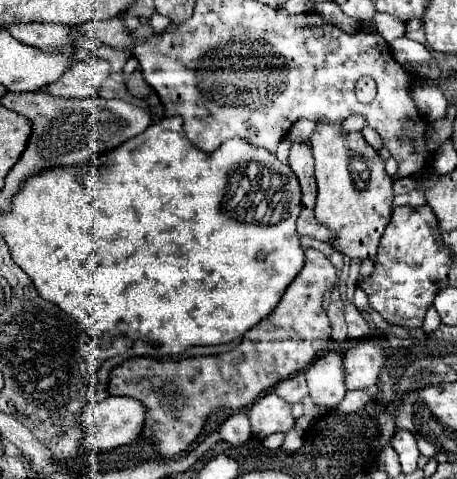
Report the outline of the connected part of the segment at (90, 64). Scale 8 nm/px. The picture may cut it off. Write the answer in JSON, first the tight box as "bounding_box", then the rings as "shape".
{"bounding_box":[43,60,111,98],"shape":[[[87,60],[71,66],[57,82],[43,88],[53,96],[63,98],[91,98],[97,94],[97,86],[111,76],[111,64],[107,60]]]}

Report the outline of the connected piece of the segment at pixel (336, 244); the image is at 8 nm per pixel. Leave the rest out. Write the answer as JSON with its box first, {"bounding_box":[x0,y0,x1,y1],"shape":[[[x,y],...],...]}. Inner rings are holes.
{"bounding_box":[311,124,393,262],"shape":[[[317,124],[317,132],[311,138],[311,150],[317,178],[315,218],[335,234],[331,242],[333,250],[351,262],[375,260],[381,232],[389,224],[393,210],[393,182],[385,172],[383,160],[365,144],[361,132],[343,138],[339,124]]]}

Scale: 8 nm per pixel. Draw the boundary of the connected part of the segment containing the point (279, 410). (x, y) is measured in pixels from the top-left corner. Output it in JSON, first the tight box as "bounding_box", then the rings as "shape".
{"bounding_box":[249,392,295,436],"shape":[[[267,392],[249,408],[249,420],[253,434],[267,436],[273,432],[287,432],[295,418],[291,414],[291,404],[279,398],[275,392]]]}

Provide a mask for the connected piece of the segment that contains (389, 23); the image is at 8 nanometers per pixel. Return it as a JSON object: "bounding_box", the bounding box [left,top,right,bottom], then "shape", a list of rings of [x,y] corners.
{"bounding_box":[375,14,405,42],"shape":[[[375,14],[377,20],[385,20],[385,22],[375,22],[377,24],[377,32],[387,40],[387,42],[393,42],[395,38],[399,36],[405,36],[405,24],[397,18],[389,18],[385,14]]]}

